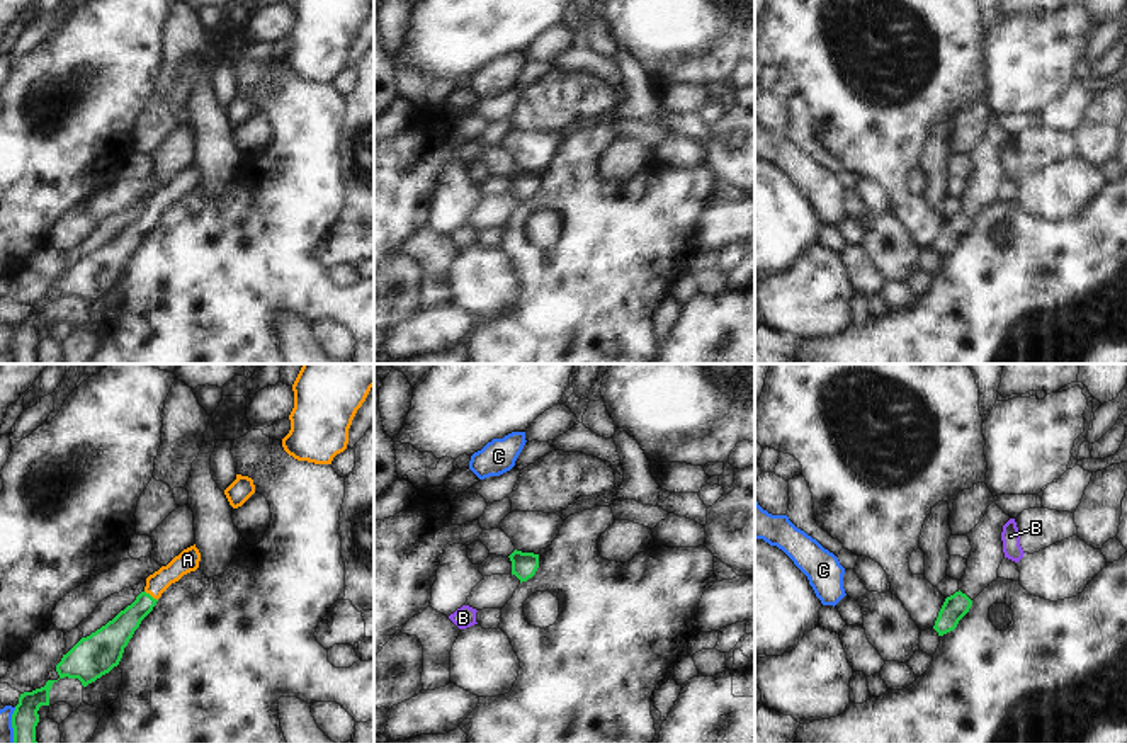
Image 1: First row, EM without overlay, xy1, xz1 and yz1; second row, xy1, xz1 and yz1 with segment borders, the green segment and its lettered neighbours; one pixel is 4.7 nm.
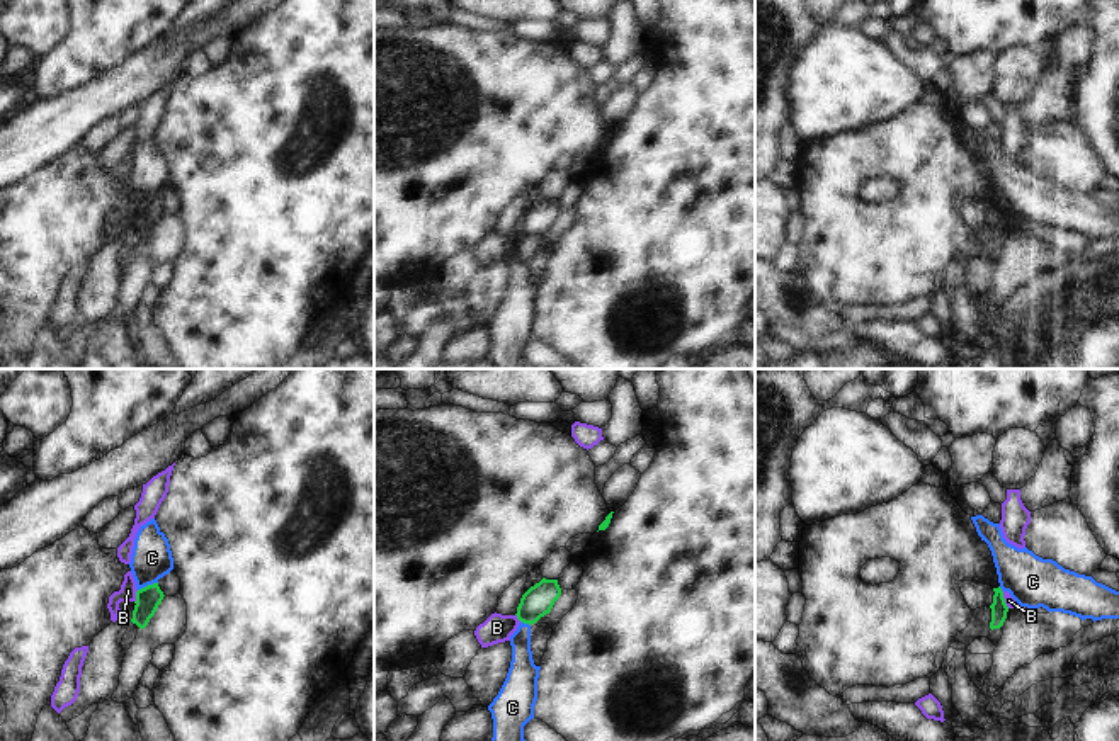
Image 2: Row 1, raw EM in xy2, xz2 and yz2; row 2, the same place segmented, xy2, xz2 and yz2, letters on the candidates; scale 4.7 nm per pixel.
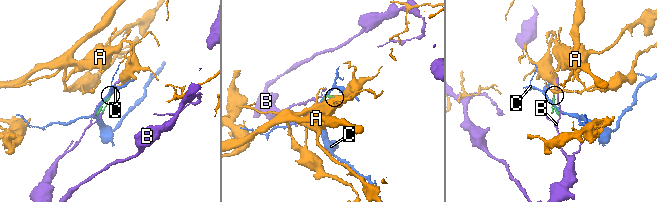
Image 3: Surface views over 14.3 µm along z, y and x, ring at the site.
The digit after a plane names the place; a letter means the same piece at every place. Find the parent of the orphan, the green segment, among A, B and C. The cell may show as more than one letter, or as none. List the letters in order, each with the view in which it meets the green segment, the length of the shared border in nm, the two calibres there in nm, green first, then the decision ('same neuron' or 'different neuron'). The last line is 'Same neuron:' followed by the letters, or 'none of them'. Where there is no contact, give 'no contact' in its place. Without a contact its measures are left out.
A: xy1 | 80 nm | 140/100 nm | same neuron
B: xy2 | 70 nm | 120/80 nm | different neuron
C: xy2 | 100 nm | 120/190 nm | different neuron
Same neuron: A

